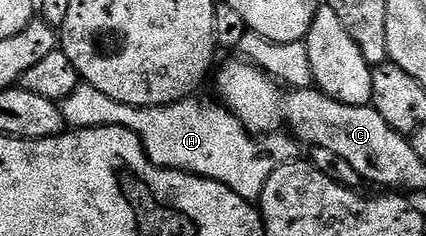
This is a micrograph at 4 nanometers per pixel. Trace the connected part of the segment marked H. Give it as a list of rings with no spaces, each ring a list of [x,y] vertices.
[[[81,84],[75,89],[73,96],[69,96],[62,102],[61,109],[63,121],[71,130],[88,130],[106,126],[125,128],[139,137],[143,151],[153,165],[165,170],[186,170],[188,174],[197,174],[200,178],[217,180],[225,184],[225,188],[237,192],[237,196],[241,196],[246,202],[258,203],[261,192],[265,188],[265,180],[269,180],[269,176],[273,176],[277,168],[281,168],[287,162],[296,161],[300,157],[300,143],[287,132],[262,136],[249,134],[246,128],[231,115],[230,110],[218,101],[195,101],[184,100],[168,106],[130,106],[105,96],[105,92],[97,92],[97,88]]]

